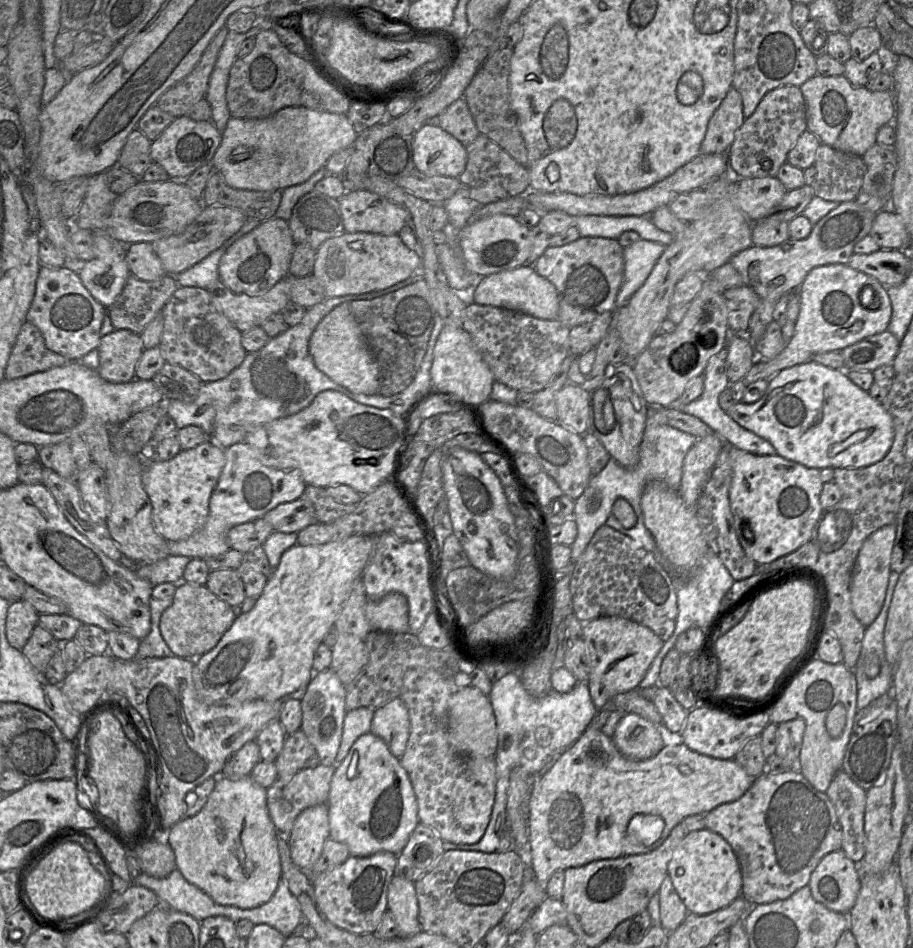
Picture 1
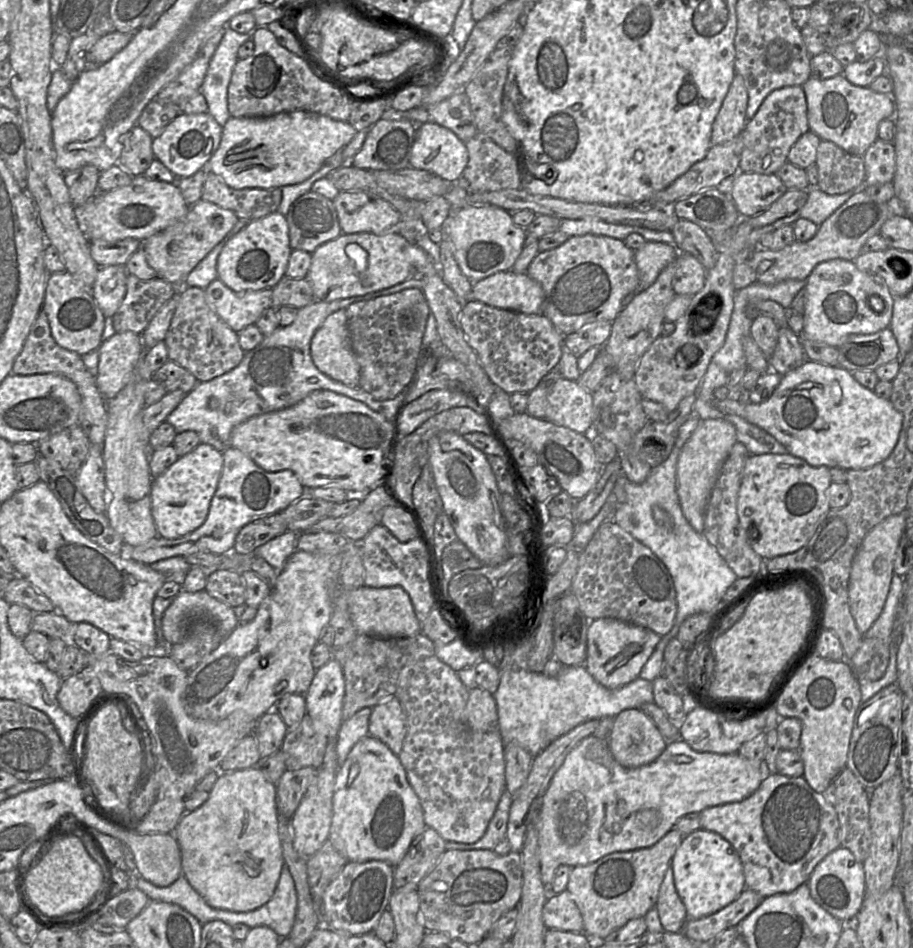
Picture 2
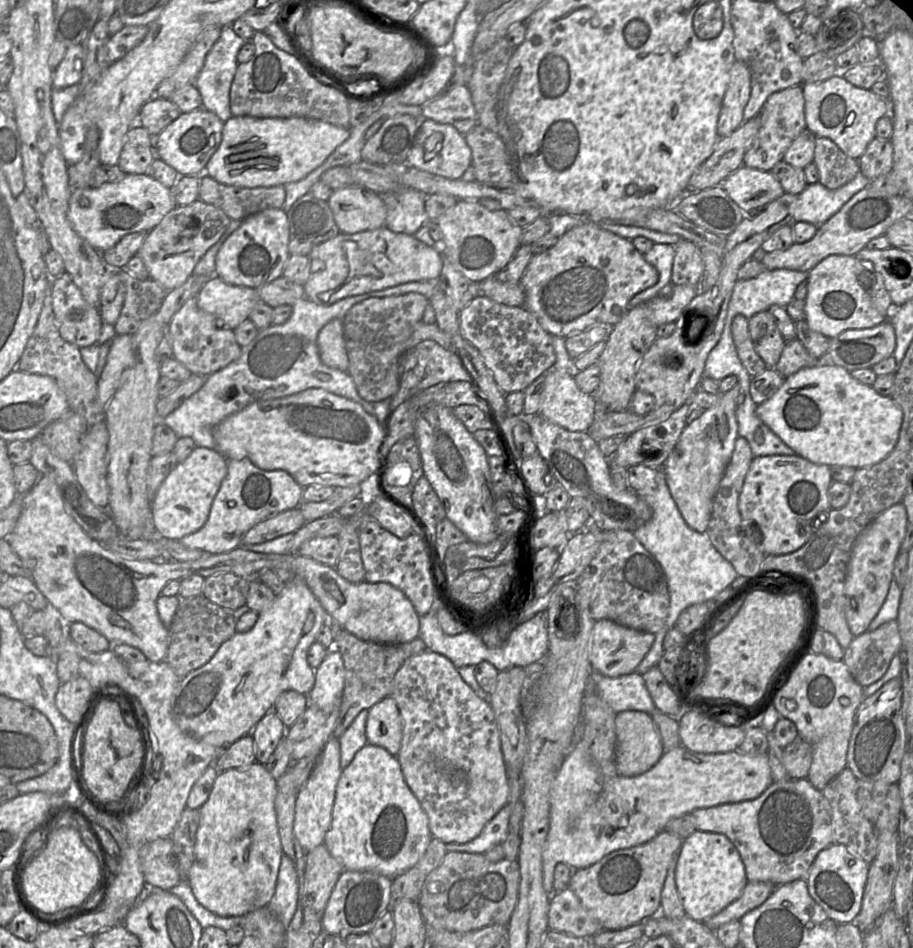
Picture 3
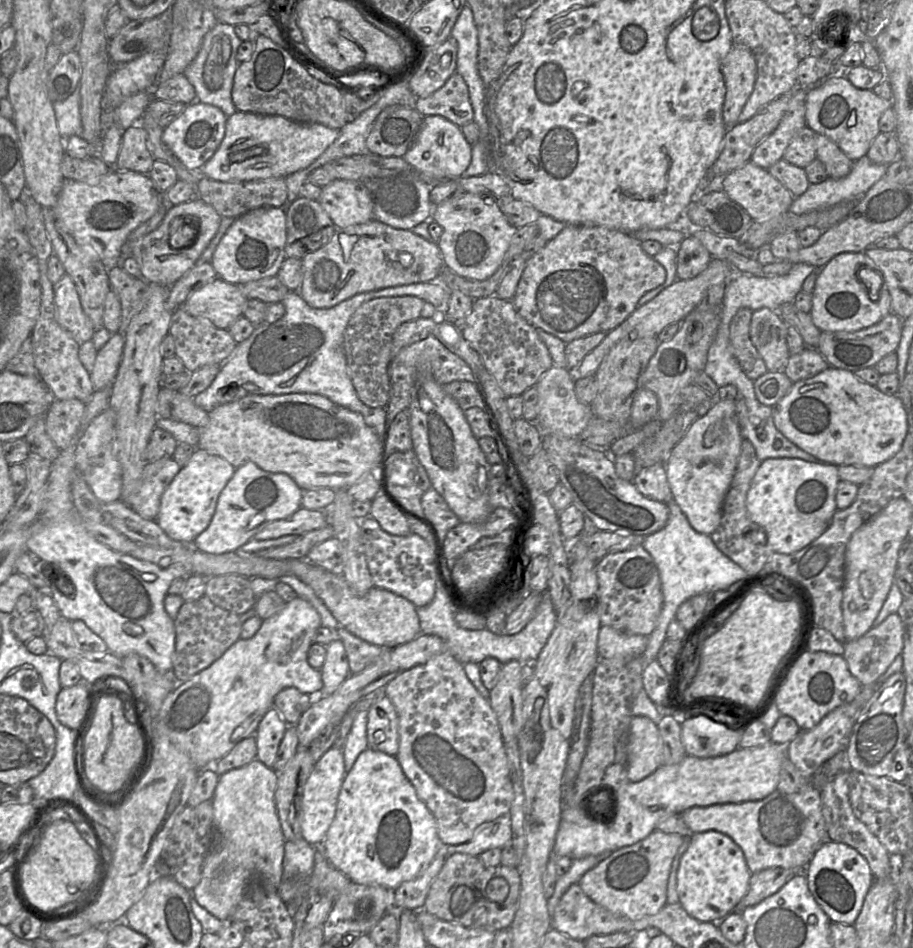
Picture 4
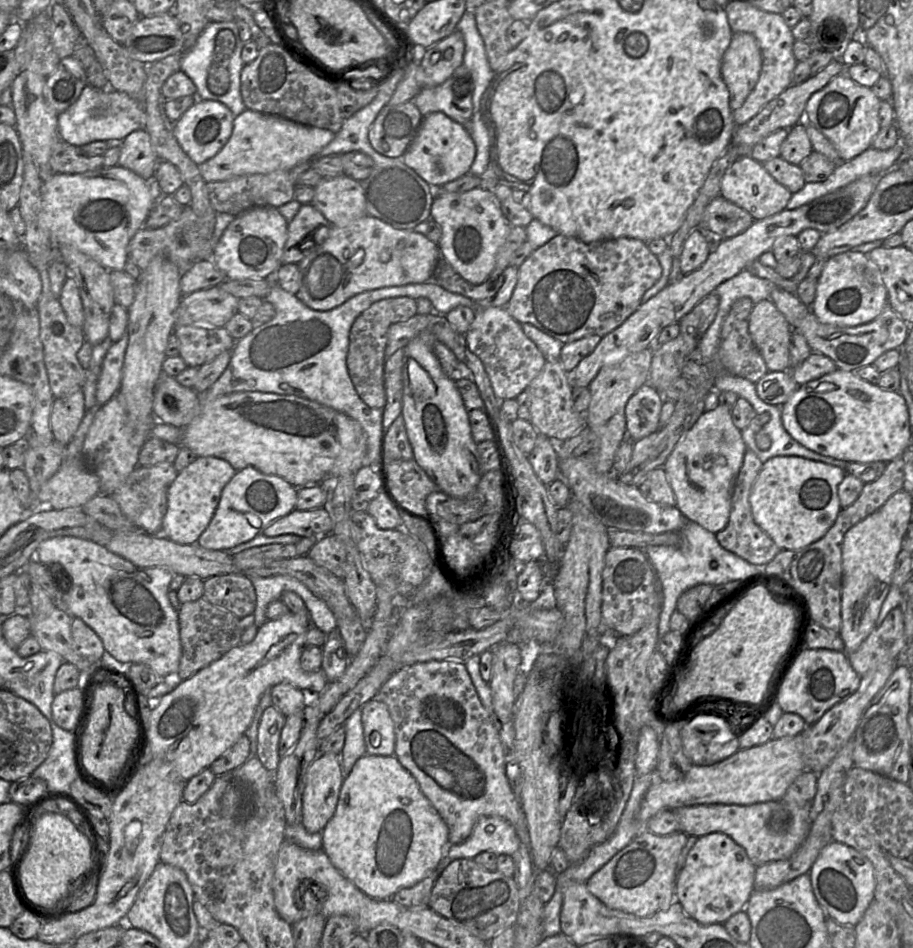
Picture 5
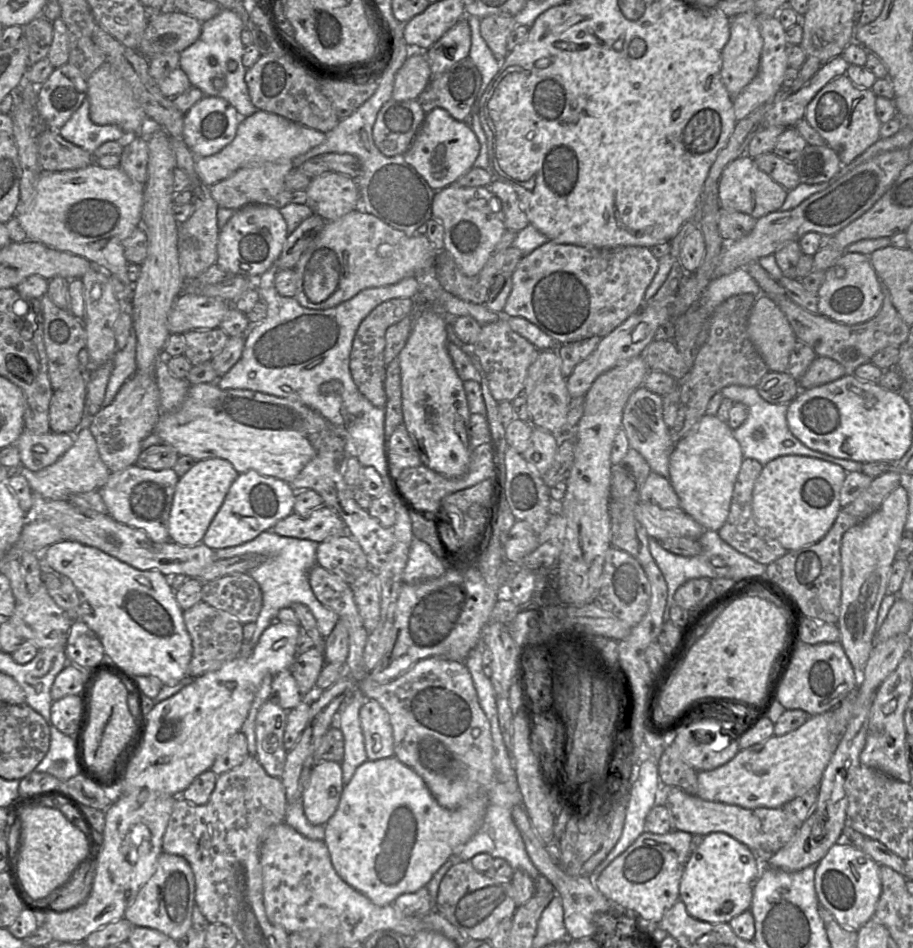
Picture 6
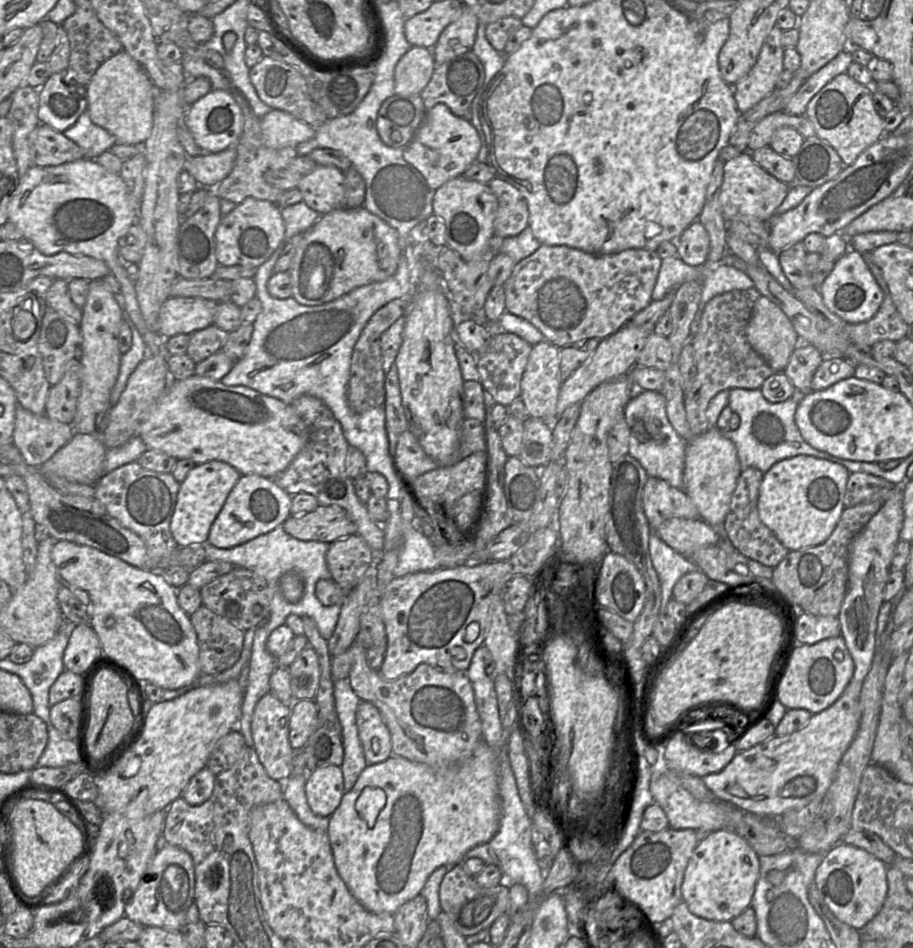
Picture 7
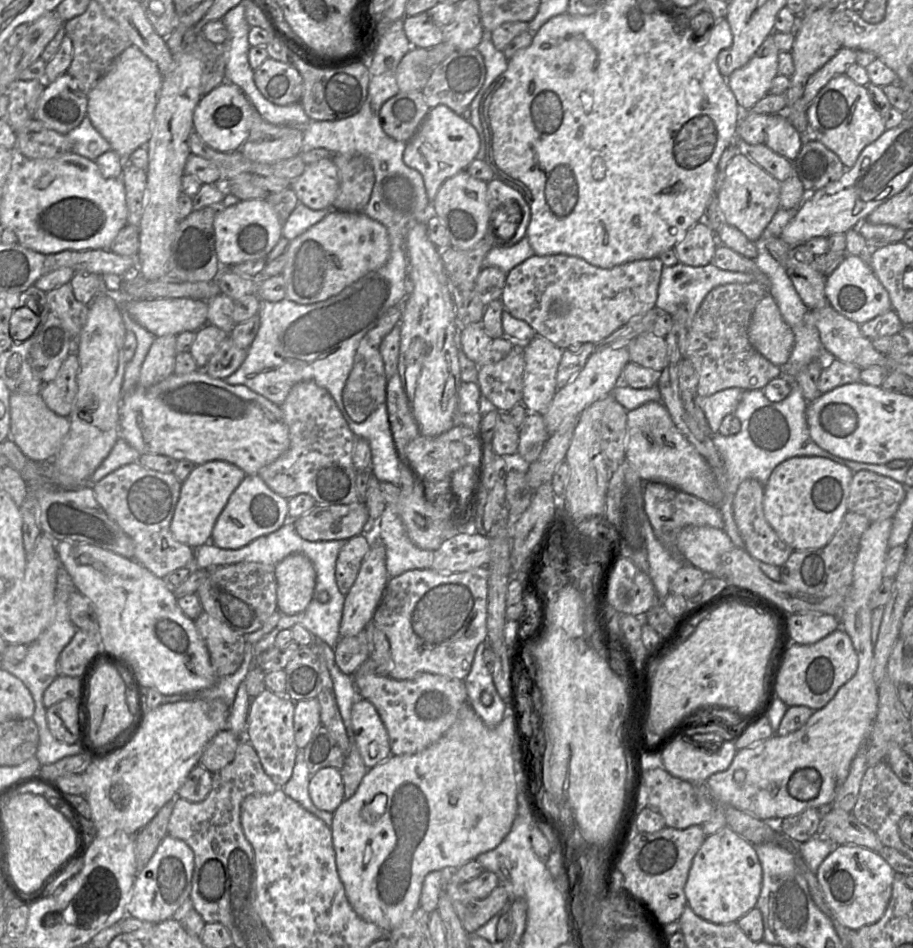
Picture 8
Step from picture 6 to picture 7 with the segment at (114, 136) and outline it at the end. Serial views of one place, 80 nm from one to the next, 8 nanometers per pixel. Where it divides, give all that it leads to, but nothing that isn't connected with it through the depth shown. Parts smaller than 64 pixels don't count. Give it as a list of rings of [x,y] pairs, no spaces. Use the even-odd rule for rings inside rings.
[[[88,109],[63,134],[81,148],[84,158],[91,160],[95,160],[116,144],[116,139],[111,133],[91,121]]]

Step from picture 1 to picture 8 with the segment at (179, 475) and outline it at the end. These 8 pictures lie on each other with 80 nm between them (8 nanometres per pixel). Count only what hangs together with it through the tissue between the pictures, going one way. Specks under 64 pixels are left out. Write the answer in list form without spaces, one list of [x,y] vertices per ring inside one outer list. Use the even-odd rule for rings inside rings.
[[[221,460],[208,461],[195,466],[181,484],[179,499],[170,523],[174,539],[192,549],[197,549],[209,542],[218,516],[245,476],[246,474],[240,468]]]

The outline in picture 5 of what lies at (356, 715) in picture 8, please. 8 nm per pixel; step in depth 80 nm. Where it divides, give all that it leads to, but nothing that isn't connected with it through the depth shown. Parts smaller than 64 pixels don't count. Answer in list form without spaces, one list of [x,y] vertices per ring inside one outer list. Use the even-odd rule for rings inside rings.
[[[374,698],[362,707],[362,725],[366,754],[392,756],[395,753],[394,722],[387,705]]]

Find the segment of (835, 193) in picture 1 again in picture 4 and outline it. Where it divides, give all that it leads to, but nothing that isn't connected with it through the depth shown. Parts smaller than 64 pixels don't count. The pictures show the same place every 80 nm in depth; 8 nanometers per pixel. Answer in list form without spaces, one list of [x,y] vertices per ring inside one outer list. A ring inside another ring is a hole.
[[[817,133],[815,154],[816,159],[823,163],[828,178],[843,178],[850,173],[854,165],[854,161],[849,159],[832,140]]]

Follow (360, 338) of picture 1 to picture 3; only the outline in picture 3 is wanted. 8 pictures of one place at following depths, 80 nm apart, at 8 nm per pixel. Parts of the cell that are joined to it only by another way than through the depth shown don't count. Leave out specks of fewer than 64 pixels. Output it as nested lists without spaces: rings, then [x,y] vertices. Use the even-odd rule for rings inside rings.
[[[333,319],[319,331],[317,348],[320,359],[326,366],[348,372],[343,319]]]

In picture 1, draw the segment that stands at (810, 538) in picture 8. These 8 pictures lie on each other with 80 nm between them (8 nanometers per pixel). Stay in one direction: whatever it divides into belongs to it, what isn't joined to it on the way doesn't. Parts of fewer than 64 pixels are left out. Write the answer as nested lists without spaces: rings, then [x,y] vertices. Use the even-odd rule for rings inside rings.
[[[724,442],[730,448],[732,480],[729,489],[730,509],[734,518],[734,529],[745,554],[757,564],[769,564],[798,549],[810,536],[822,507],[819,497],[823,487],[820,470],[808,468],[787,460],[777,454],[757,455],[739,450]]]

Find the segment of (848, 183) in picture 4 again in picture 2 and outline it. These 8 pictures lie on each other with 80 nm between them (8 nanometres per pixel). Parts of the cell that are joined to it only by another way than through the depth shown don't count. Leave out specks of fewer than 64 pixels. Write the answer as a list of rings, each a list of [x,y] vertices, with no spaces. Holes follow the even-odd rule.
[[[817,187],[808,189],[808,198],[800,212],[800,217],[819,226],[845,203],[856,191],[830,195]]]

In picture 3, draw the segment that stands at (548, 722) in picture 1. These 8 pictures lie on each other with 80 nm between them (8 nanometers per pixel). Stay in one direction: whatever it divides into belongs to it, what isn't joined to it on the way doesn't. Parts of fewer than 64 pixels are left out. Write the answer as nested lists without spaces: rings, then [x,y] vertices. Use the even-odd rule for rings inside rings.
[[[592,671],[599,697],[616,713],[624,711],[642,711],[651,715],[656,709],[648,692],[645,680],[636,671],[611,678]],[[506,804],[483,828],[478,837],[465,844],[446,844],[447,852],[485,854],[491,847],[502,844],[508,836],[512,804]]]

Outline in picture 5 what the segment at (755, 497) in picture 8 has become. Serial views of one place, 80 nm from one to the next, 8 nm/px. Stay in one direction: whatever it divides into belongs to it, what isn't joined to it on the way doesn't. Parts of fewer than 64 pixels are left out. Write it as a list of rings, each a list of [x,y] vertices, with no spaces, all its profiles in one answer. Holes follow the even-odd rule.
[[[749,449],[745,451],[743,463],[733,487],[728,523],[724,529],[715,534],[722,548],[756,566],[765,566],[781,550],[773,540],[755,524],[751,514],[749,495],[762,464],[753,451]]]

